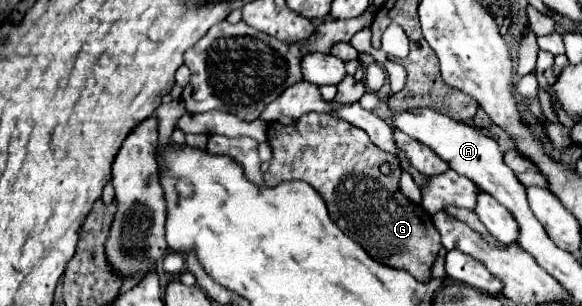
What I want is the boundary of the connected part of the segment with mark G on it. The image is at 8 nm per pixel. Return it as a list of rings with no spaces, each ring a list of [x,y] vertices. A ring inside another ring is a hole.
[[[308,113],[294,125],[270,123],[268,143],[272,147],[272,159],[264,173],[266,185],[278,185],[286,179],[310,183],[326,201],[332,221],[362,245],[370,257],[388,267],[404,269],[422,283],[430,281],[430,267],[442,247],[440,233],[432,217],[398,191],[402,169],[394,153],[378,149],[360,127],[328,113]],[[384,161],[392,163],[390,177],[380,173]]]

